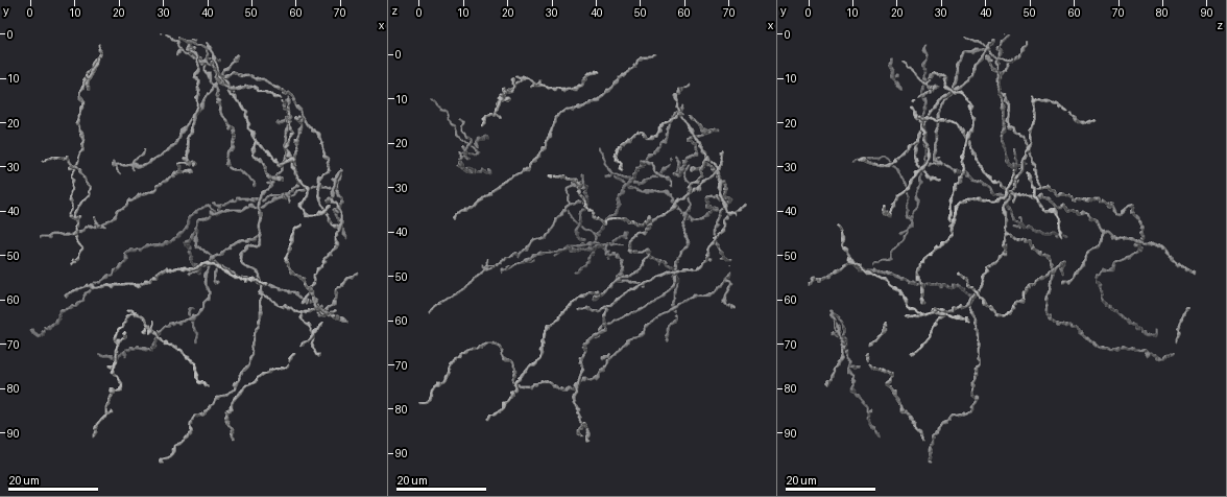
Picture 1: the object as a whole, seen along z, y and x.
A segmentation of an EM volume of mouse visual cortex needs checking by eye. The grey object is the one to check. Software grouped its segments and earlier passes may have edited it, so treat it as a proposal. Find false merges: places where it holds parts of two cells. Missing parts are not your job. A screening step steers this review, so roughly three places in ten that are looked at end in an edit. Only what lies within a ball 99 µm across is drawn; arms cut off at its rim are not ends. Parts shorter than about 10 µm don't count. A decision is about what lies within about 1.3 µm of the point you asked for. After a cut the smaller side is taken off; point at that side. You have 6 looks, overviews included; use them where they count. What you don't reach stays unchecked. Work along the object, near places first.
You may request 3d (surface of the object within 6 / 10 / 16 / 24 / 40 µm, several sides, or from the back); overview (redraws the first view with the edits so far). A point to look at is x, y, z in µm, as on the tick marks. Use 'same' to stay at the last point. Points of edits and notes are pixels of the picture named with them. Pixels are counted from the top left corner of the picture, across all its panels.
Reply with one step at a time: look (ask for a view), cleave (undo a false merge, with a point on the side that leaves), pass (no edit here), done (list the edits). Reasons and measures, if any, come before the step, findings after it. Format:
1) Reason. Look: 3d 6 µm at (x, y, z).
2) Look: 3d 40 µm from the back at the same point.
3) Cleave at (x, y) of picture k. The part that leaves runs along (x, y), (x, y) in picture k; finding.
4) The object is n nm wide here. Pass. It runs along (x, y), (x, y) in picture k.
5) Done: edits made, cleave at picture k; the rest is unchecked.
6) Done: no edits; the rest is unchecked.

A fork. Look: 3d 24 µm at (10.0, 41.0, 22.0).

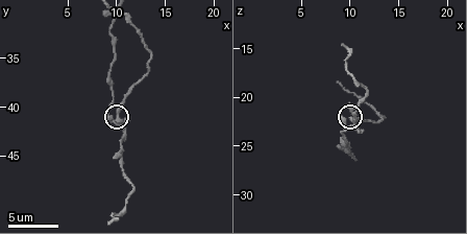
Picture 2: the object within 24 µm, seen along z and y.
Look: 3d 10 µm at (10.2, 41.4, 22.4).

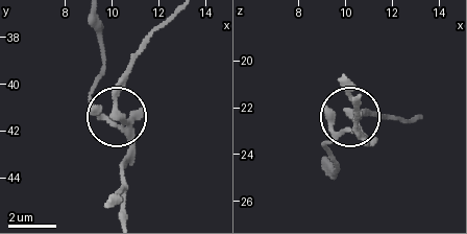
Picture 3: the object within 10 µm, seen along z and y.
3 arms meet here. Cleave at (133, 162) of picture 3. The part that leaves runs along (126, 129), (115, 107), (116, 83), (168, 17) in picture 3; two cells meet here.

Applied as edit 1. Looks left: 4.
Look: overview.

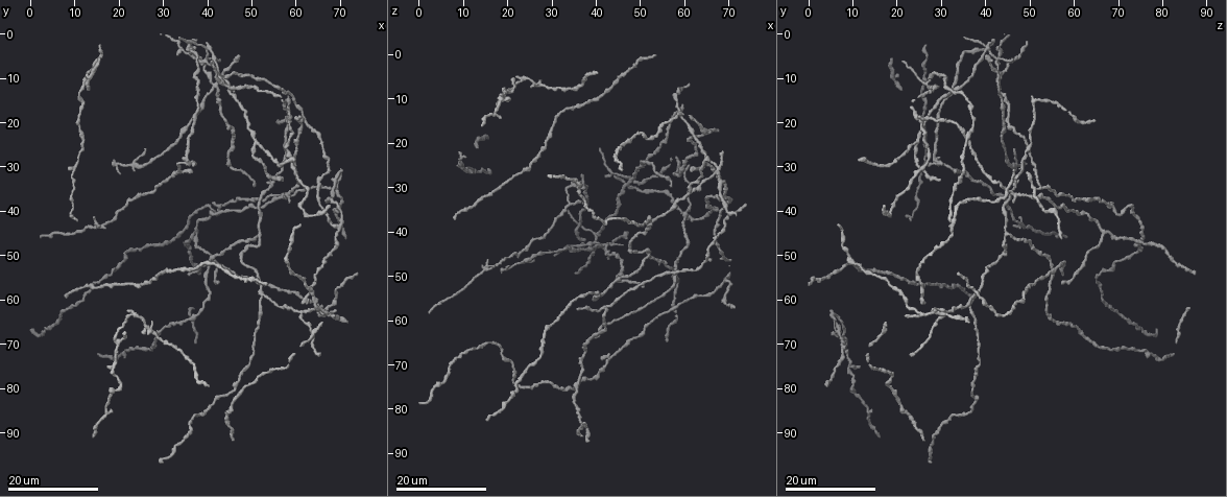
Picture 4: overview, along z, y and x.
Thick turns thin. Look: 3d 24 µm at (19.0, 56.0, 28.5).

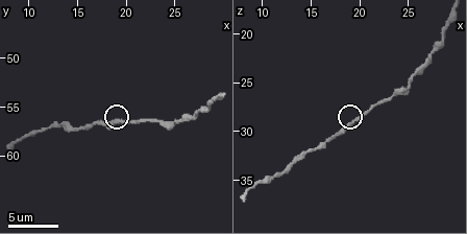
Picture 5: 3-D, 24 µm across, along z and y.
Look: 3d 10 µm at (19.4, 56.4, 29.2).

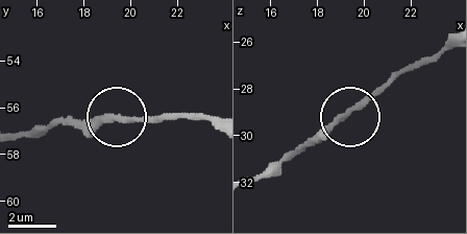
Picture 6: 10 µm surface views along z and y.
Pass. It runs along (216, 120), (156, 115), (139, 120), (108, 115), (69, 120) in picture 6; continuous, no second cell.

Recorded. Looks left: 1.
Done: edits made, cleave at picture 3; the rest is unchecked.

